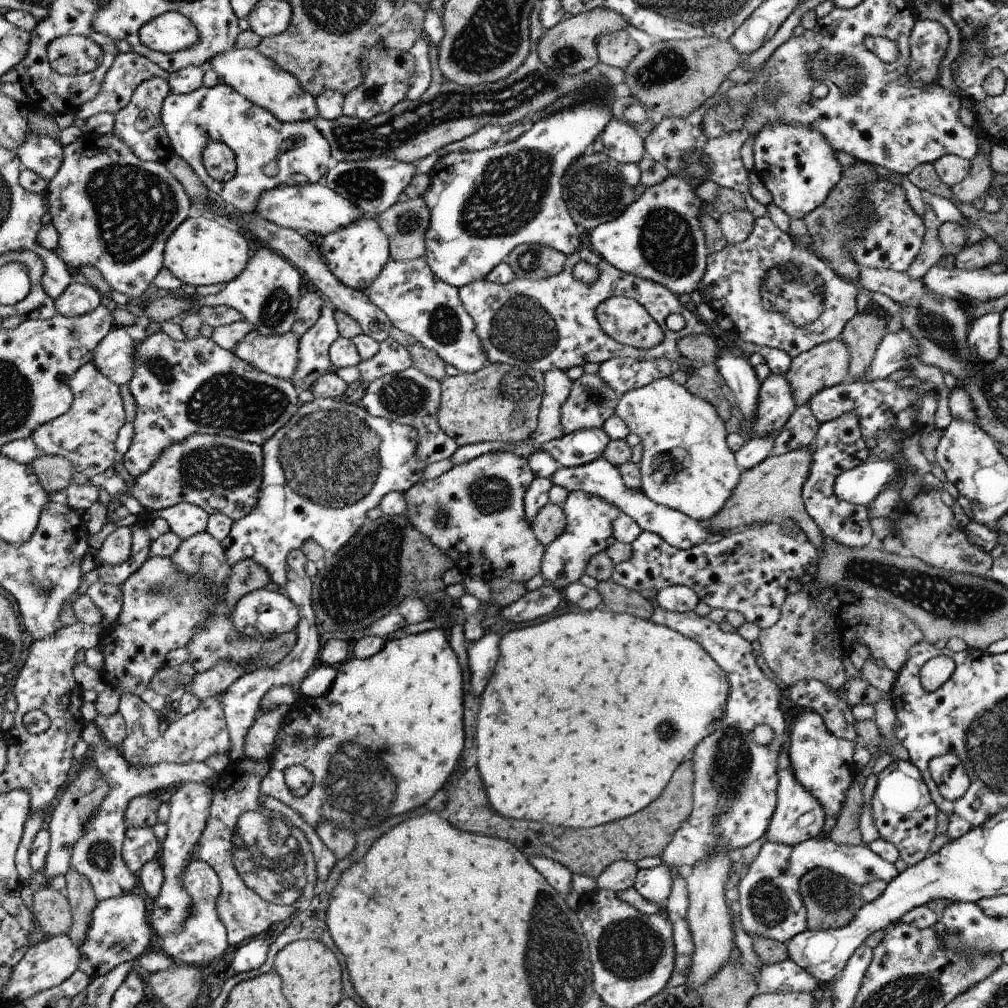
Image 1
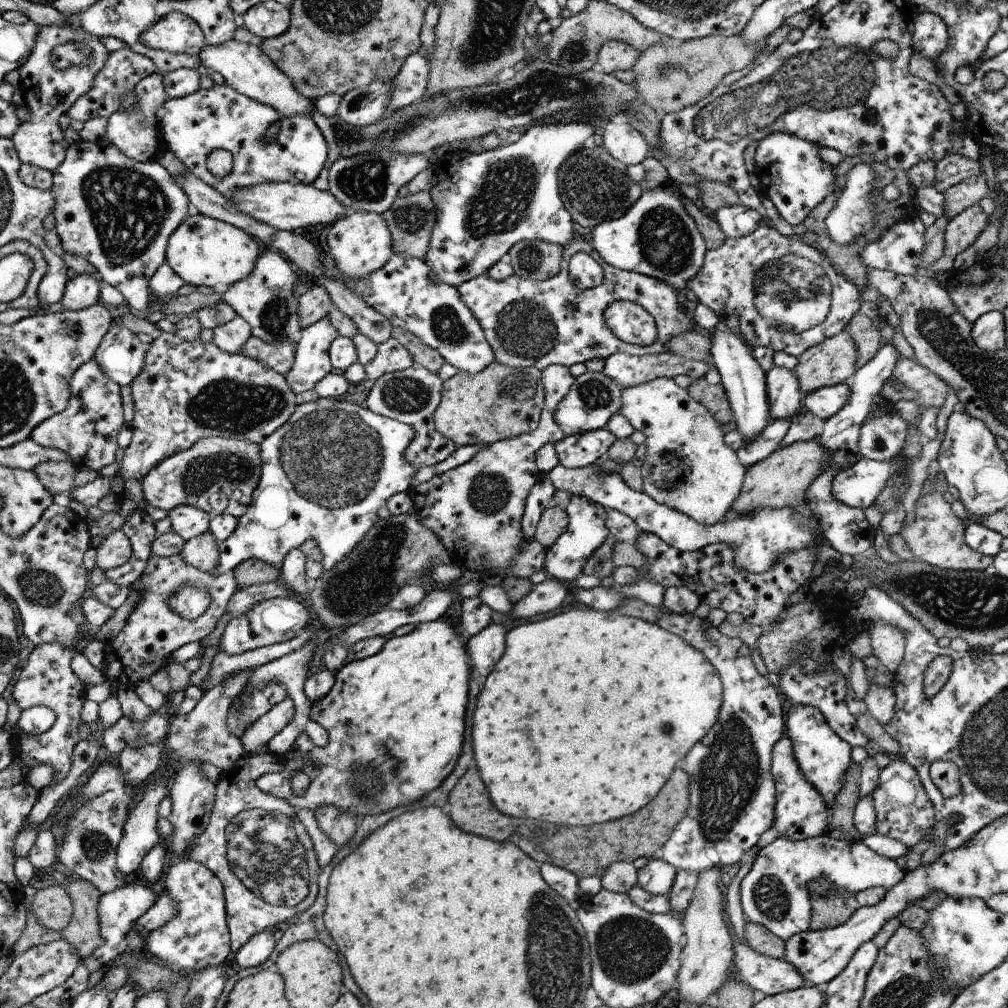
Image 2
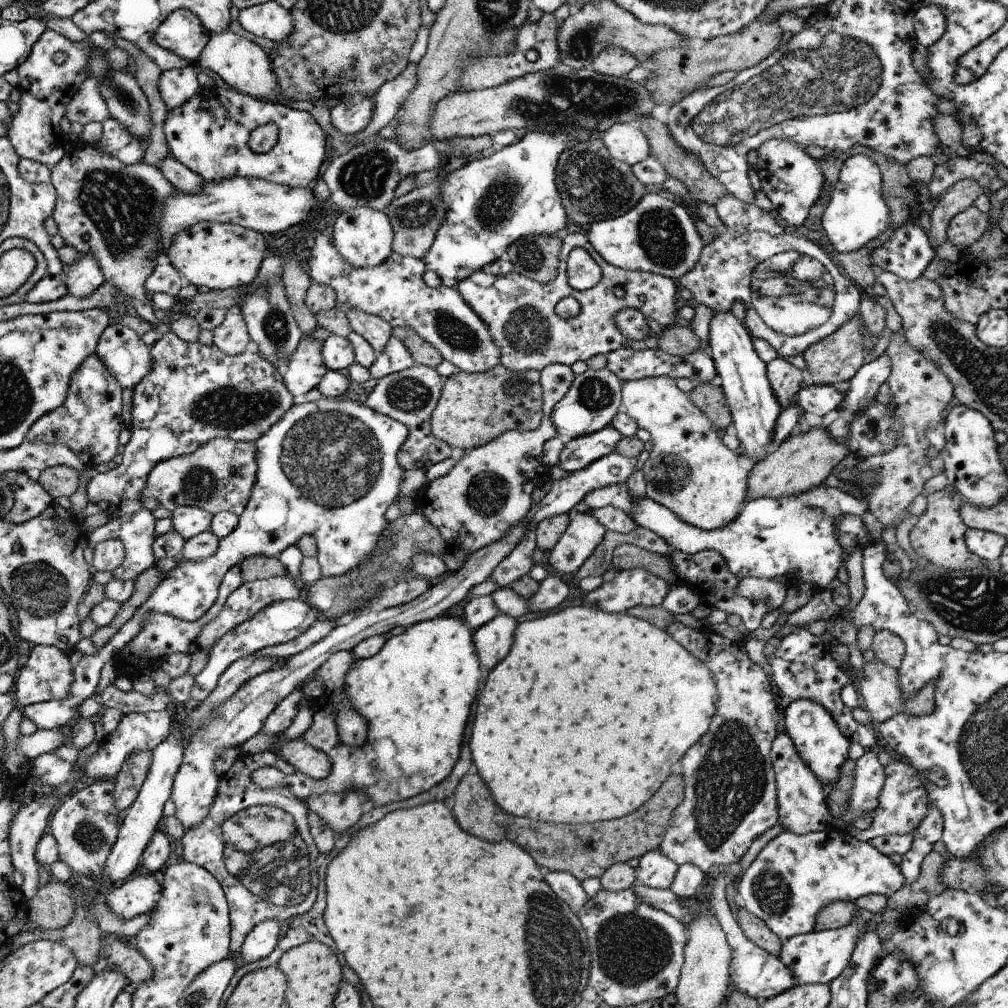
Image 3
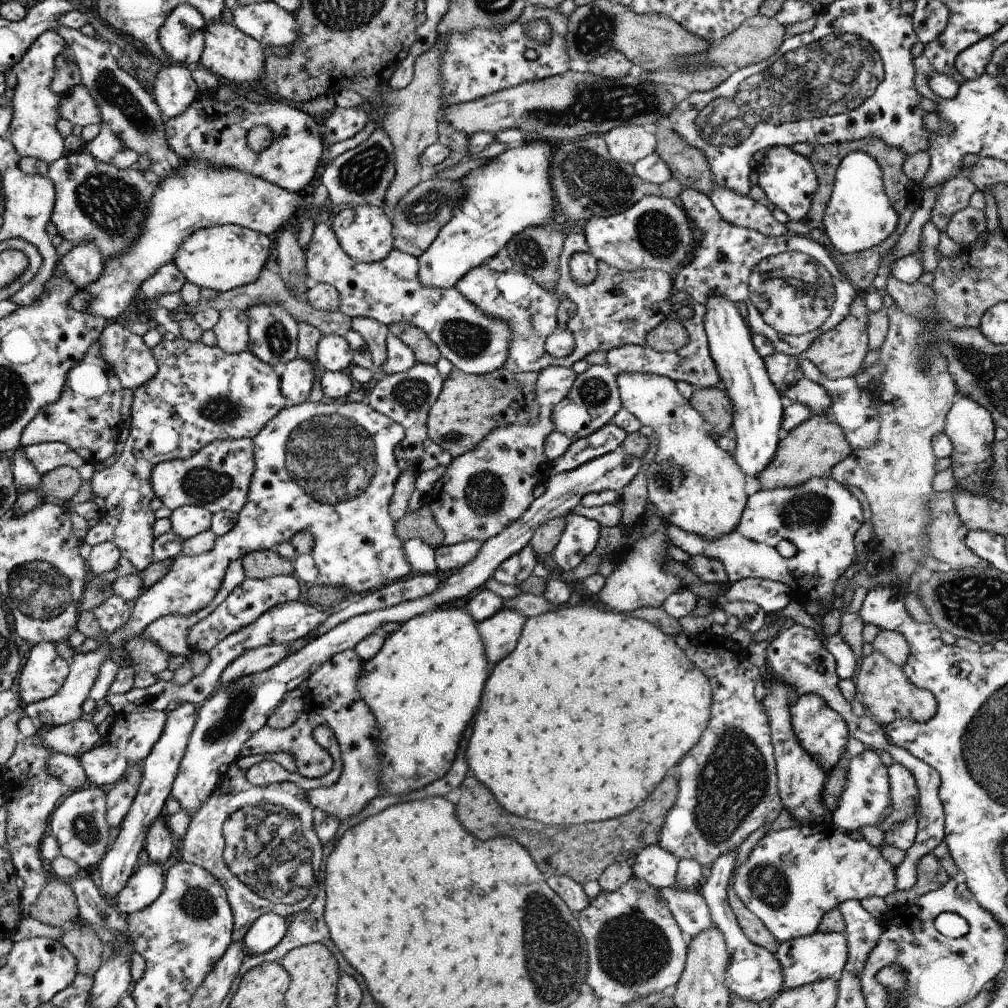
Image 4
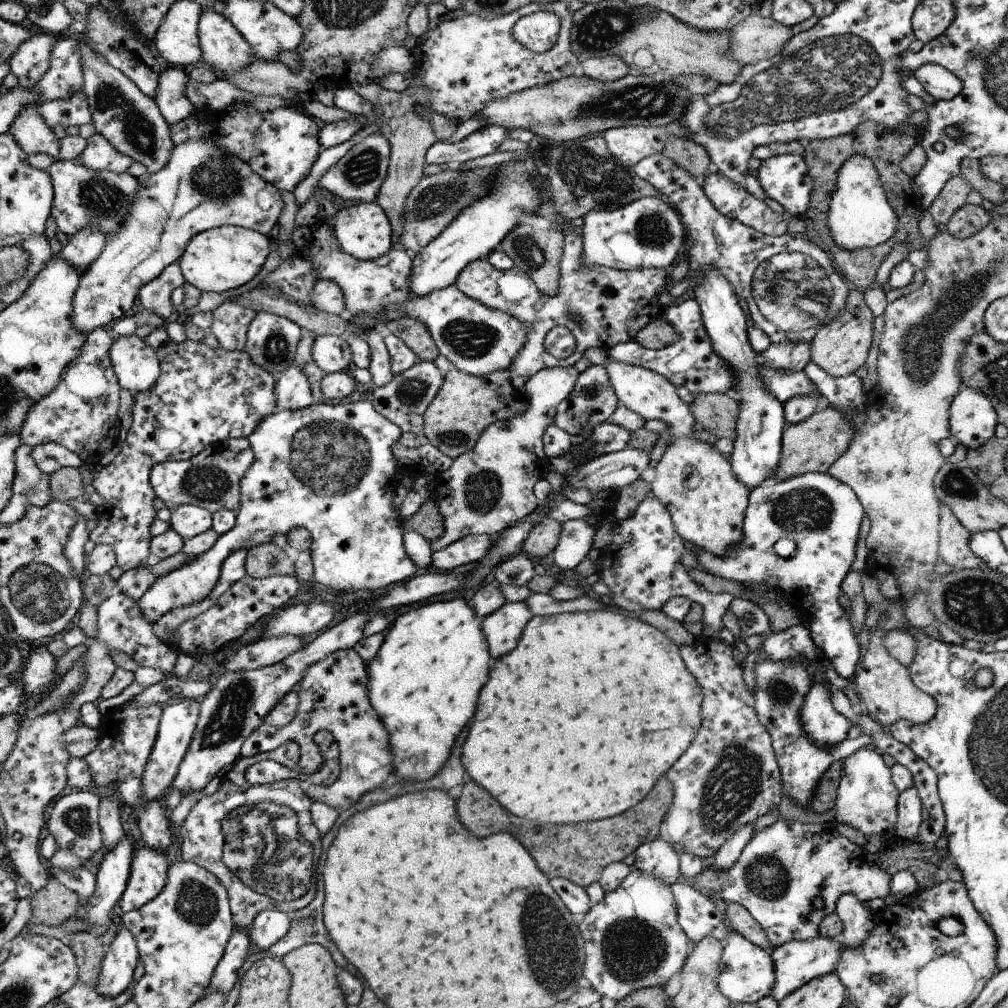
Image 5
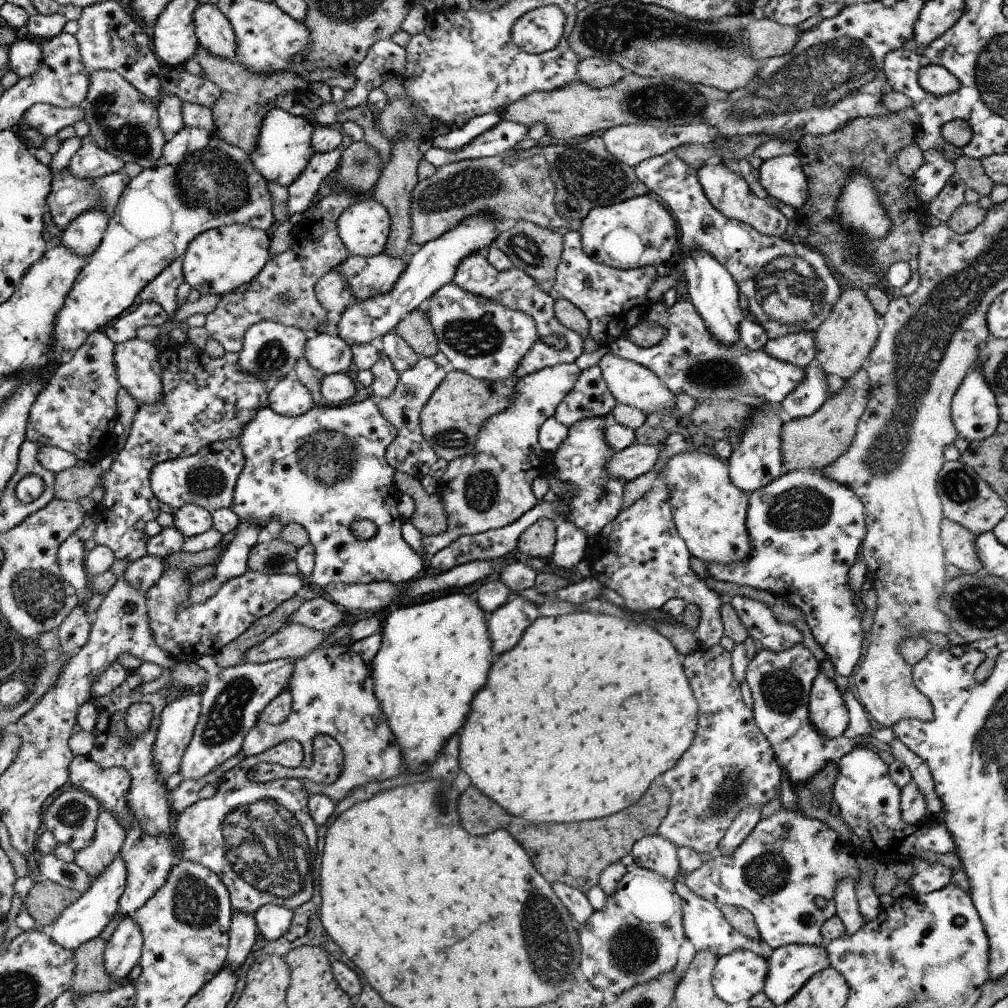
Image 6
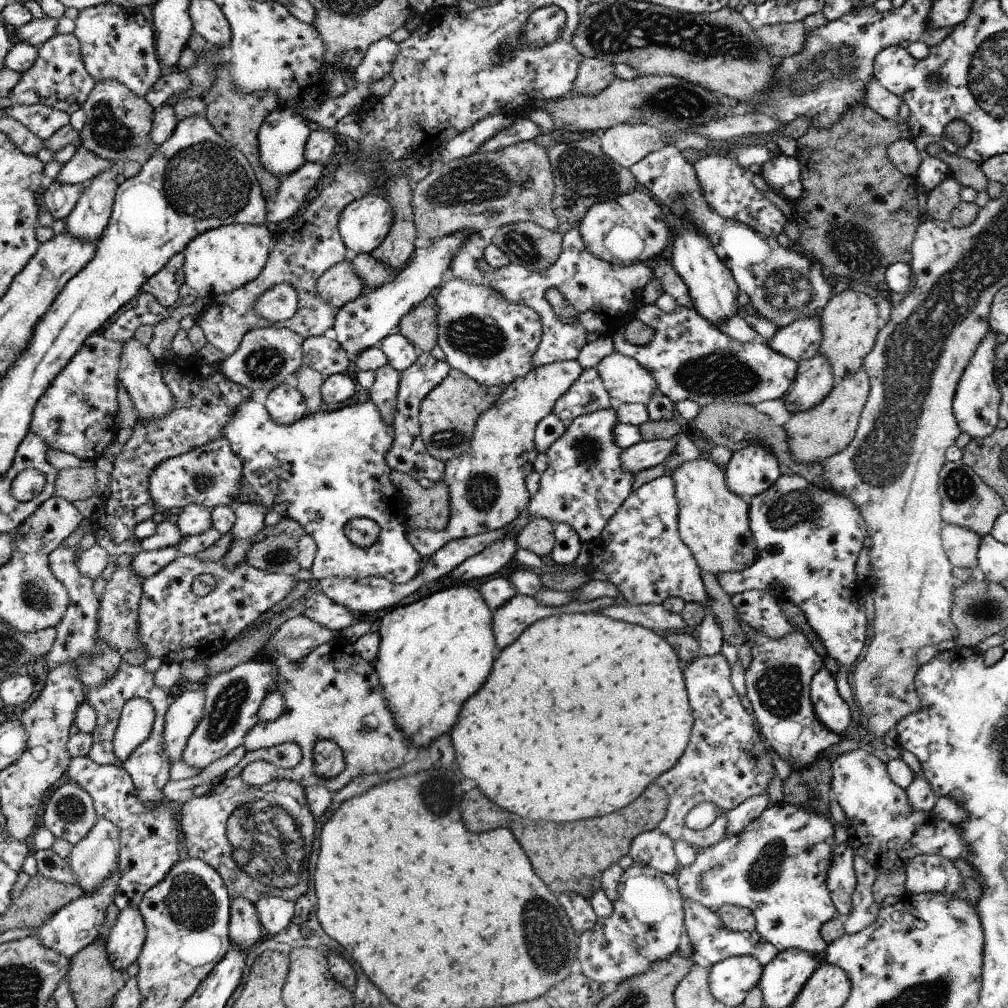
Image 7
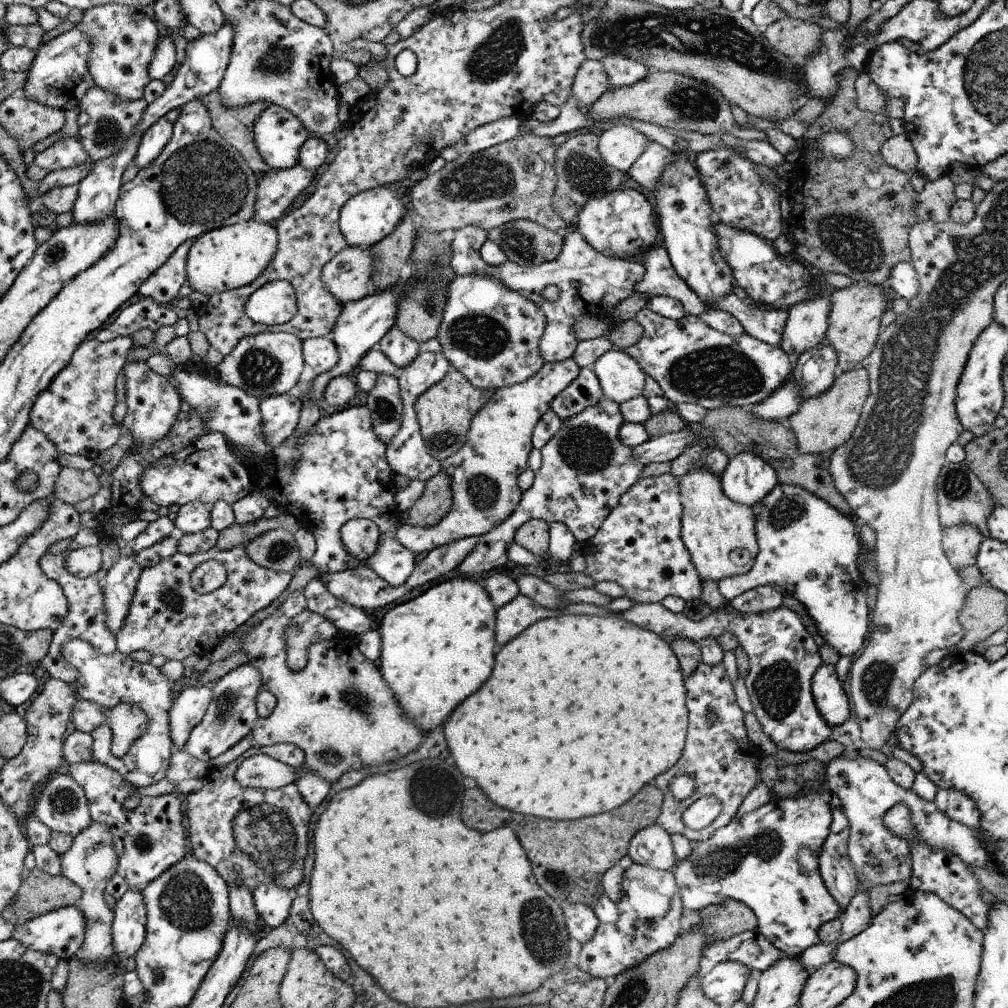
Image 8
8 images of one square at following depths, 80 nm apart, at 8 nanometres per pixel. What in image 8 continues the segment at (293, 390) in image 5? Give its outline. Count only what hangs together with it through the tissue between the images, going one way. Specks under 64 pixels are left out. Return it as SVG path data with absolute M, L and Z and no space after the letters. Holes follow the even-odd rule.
M276 394L260 401L262 432L272 446L282 446L298 428L304 408L300 398L288 394Z

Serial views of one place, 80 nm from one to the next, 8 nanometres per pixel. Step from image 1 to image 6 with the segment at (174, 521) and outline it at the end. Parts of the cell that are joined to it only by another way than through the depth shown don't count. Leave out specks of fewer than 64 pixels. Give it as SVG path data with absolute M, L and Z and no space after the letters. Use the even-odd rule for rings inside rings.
M187 504L173 515L174 526L185 536L193 537L213 528L213 516L206 508Z

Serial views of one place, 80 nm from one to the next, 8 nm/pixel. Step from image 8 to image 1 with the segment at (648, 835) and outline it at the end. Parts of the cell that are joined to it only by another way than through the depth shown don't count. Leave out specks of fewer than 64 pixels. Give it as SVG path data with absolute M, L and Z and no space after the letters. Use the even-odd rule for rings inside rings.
M662 864L651 869L639 869L633 887L640 896L664 909L664 902L670 896L674 878L672 868Z

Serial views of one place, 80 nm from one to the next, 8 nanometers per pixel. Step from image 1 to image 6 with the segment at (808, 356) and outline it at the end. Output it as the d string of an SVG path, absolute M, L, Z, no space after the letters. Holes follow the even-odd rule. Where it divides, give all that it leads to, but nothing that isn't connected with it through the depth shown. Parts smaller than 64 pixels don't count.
M858 287L842 291L828 318L814 332L815 359L828 376L847 381L857 370L866 367L879 335L876 325L878 314L868 299L866 290Z

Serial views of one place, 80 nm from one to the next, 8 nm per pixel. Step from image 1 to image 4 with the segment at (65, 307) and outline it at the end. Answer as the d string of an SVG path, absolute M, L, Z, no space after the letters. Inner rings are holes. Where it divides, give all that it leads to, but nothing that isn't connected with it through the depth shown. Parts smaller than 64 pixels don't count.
M83 243L60 258L60 269L78 291L95 283L104 270L104 258L94 243Z

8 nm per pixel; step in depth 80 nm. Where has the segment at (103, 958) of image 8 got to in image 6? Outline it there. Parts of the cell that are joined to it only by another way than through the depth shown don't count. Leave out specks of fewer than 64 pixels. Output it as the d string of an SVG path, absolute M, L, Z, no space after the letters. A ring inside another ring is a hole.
M110 811L98 816L95 838L86 849L75 853L73 862L96 878L120 852L126 831Z

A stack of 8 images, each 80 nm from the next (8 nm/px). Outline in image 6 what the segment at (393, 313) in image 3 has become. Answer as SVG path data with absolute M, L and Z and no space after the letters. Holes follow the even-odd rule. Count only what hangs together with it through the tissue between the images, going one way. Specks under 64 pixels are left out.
M386 253L368 258L349 255L334 270L346 279L355 301L368 301L390 293L407 270L407 263ZM454 281L438 289L422 310L439 338L440 352L446 355L449 365L477 379L499 381L512 376L537 341L537 326L530 315L473 295Z

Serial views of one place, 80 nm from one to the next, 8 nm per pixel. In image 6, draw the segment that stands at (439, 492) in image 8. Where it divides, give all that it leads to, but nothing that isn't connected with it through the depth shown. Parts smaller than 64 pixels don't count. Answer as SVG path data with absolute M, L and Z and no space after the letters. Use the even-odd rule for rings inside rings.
M400 470L396 471L394 482L399 482L402 495L410 495L414 499L415 511L409 521L424 537L439 535L447 529L447 511L438 493L429 496L417 478Z

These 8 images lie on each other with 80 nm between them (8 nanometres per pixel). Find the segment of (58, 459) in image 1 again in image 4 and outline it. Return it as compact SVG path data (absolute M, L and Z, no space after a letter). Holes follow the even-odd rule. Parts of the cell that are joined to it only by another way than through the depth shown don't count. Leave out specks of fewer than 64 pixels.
M62 465L41 475L40 490L48 500L58 502L71 501L73 496L85 488L79 470L75 467Z

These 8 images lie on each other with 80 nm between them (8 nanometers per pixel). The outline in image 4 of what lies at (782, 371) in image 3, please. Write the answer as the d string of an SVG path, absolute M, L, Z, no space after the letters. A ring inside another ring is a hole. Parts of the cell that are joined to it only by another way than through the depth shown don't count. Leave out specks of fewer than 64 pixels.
M775 352L763 359L769 379L779 393L792 387L803 378L803 370L797 361L799 358L794 355L788 356Z

